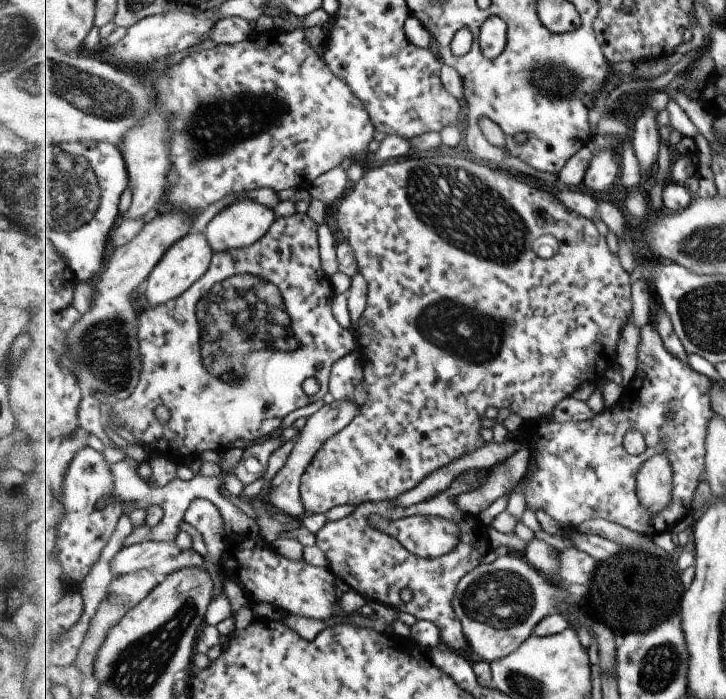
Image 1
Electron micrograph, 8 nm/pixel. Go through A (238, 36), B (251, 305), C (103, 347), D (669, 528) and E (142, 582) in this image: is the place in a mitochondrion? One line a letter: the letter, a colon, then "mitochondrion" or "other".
A: other
B: mitochondrion
C: mitochondrion
D: other
E: other

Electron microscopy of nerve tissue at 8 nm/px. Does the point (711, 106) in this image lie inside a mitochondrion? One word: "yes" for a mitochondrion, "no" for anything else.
no

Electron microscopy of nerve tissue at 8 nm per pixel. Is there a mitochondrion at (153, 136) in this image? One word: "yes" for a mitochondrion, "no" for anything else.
yes

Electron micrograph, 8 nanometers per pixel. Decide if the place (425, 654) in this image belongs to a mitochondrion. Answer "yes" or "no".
no

